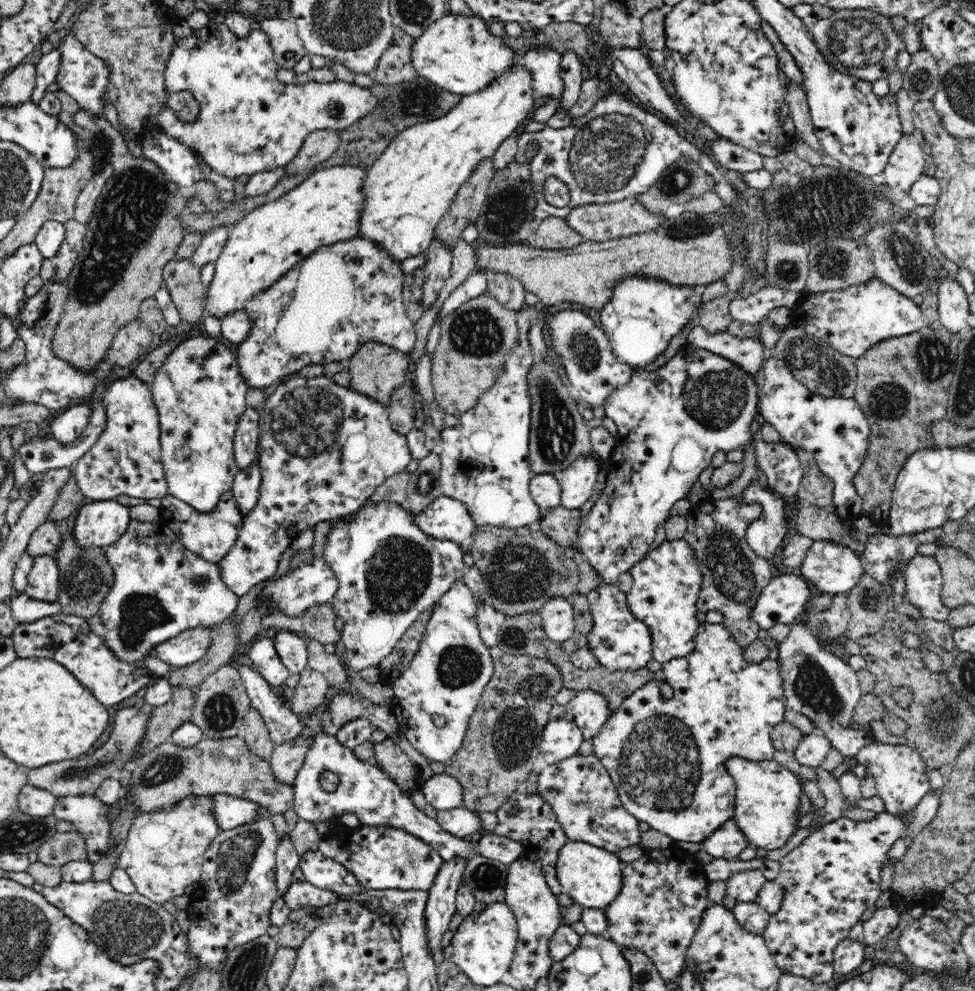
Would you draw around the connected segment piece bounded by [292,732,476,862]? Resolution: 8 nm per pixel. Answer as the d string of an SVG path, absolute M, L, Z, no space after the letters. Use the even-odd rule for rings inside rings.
M318 732L312 738L305 761L292 785L294 812L300 819L312 824L316 825L322 820L332 820L334 816L342 816L342 812L353 812L361 824L392 826L422 839L438 852L443 861L464 857L468 862L476 855L475 844L442 829L435 818L424 814L420 807L414 805L412 797L402 791L388 773L382 771L374 761L360 760L351 748L343 746L337 740L337 736ZM326 770L334 772L339 778L339 784L333 792L322 789L318 781L320 774Z

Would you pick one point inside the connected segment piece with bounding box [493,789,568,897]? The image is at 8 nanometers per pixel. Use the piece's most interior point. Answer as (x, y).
(528, 819)

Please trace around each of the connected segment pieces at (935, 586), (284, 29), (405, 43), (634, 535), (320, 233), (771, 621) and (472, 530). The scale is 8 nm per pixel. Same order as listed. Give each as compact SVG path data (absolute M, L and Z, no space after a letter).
M919 553L905 565L906 603L918 607L922 617L945 622L950 609L942 601L943 578L940 565L934 556Z
M263 20L256 26L268 35L278 69L292 69L307 54L294 20Z
M400 27L393 29L393 40L384 54L372 79L376 83L393 85L402 81L411 81L418 77L416 69L411 65L411 46L414 37L404 32Z
M685 344L679 348L677 353L672 356L668 362L658 369L653 371L646 371L644 368L636 369L636 372L634 372L632 378L626 384L616 388L611 396L608 396L608 400L604 402L603 407L605 408L605 416L610 417L610 419L616 423L617 441L615 442L615 448L611 456L608 458L609 472L606 476L607 481L602 490L602 494L600 494L600 497L596 500L588 514L581 518L579 528L577 529L579 548L581 552L586 555L586 558L588 558L590 565L594 567L594 571L600 575L603 585L618 585L618 576L620 576L622 572L629 571L651 550L651 544L654 542L656 530L658 530L658 526L668 518L670 508L674 506L675 502L678 502L678 500L688 495L690 490L692 490L692 486L694 486L694 482L698 480L700 472L702 472L704 468L711 466L712 456L714 456L718 450L723 450L726 453L741 452L743 450L743 446L752 438L750 424L752 420L754 420L756 406L759 404L759 387L759 378L750 376L739 366L736 366L732 360L702 348Z
M336 165L311 174L292 191L259 206L229 229L221 256L215 261L215 272L204 298L204 311L221 320L232 311L245 310L248 299L266 291L288 270L310 256L319 247L350 240L360 230L360 212L364 208L364 180L369 168L364 165Z
M782 573L774 577L768 586L760 592L756 606L752 608L752 620L760 626L760 629L768 631L776 624L793 624L797 617L804 611L806 603L810 600L810 588L808 581L802 576Z
M442 494L426 506L422 512L414 514L414 523L418 525L418 528L422 529L422 532L436 539L451 540L458 545L468 545L479 530L464 503Z

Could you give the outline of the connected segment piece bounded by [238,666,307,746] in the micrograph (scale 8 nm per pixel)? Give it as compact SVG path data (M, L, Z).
M240 666L238 671L244 690L250 697L251 706L263 718L274 745L294 741L303 736L307 727L302 721L302 716L293 713L290 707L286 707L268 682L252 667Z

